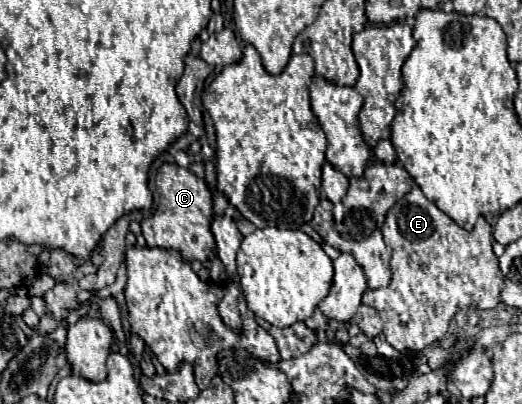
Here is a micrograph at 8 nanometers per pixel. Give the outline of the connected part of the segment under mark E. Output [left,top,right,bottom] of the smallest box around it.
[363,186,503,352]

